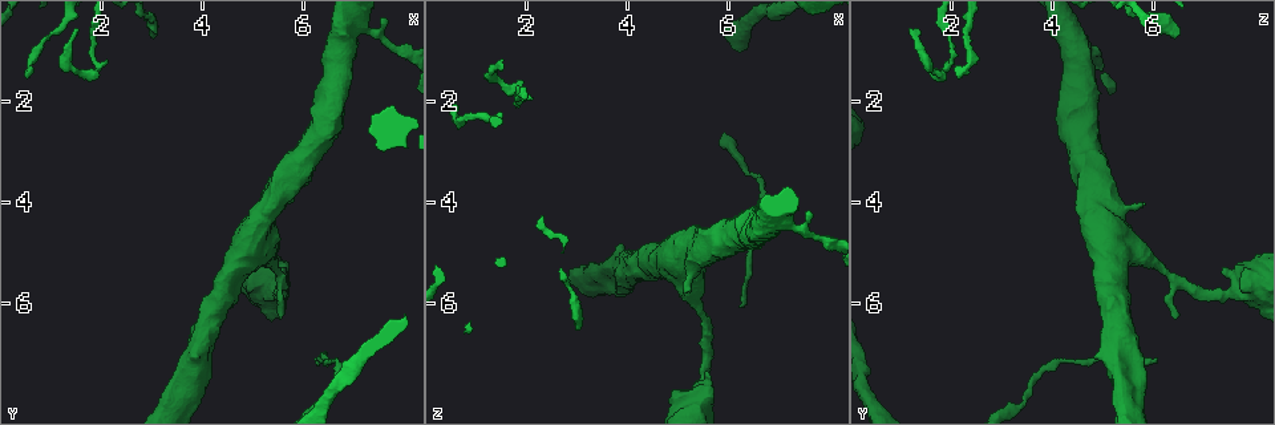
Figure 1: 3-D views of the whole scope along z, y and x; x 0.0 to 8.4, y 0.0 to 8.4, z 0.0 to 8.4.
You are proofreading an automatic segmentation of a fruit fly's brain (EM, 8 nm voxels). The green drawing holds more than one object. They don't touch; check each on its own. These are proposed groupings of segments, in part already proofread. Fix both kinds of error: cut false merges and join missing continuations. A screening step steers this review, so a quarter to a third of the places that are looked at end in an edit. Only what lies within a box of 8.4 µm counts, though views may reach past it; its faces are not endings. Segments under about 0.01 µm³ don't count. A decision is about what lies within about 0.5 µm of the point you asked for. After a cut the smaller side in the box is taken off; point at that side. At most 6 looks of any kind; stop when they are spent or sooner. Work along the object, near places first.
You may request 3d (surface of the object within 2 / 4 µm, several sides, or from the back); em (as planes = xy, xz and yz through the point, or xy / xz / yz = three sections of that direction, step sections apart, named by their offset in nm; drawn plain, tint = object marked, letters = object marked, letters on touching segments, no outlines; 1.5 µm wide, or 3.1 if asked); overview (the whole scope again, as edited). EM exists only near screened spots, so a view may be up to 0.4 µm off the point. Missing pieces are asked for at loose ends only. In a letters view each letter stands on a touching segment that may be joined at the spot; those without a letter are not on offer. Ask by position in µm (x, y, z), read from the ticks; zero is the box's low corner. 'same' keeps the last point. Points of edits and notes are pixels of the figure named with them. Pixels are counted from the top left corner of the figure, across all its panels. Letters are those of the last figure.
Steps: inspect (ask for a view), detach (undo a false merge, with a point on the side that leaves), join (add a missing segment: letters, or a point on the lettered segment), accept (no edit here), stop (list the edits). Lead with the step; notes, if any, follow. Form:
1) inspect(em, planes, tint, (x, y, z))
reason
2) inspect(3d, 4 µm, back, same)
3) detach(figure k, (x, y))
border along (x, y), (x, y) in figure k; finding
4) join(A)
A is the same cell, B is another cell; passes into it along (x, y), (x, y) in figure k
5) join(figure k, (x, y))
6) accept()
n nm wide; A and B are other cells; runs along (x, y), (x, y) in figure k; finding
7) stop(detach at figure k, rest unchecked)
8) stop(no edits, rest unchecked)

inspect(3d, 2 µm, (5.15, 4.00, 5.80))
free end

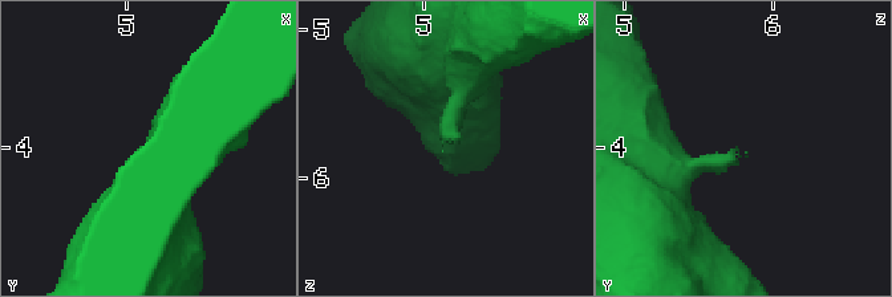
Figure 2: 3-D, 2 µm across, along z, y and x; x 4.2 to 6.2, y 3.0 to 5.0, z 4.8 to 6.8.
inspect(em, yz, step 4, letters, (5.18, 4.02, 5.72))

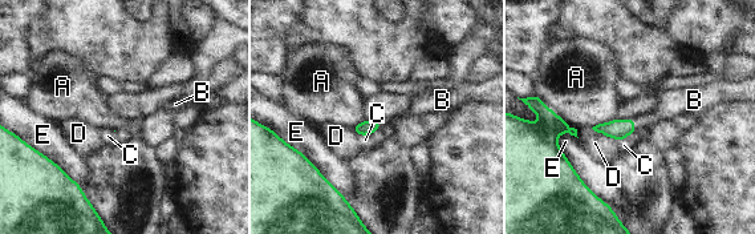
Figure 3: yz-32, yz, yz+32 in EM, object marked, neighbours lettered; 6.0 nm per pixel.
inspect(em, planes, letters, same)
cut it another way

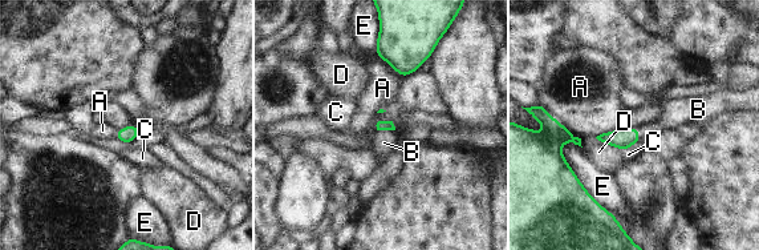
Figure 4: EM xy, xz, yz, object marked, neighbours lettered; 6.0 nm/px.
join(B)
B is the same cell, A, C, D and E are other cells; passes into it along (381, 125), (386, 129), (384, 142) in figure 4; the cell continues

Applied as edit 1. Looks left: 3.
inspect(overview)

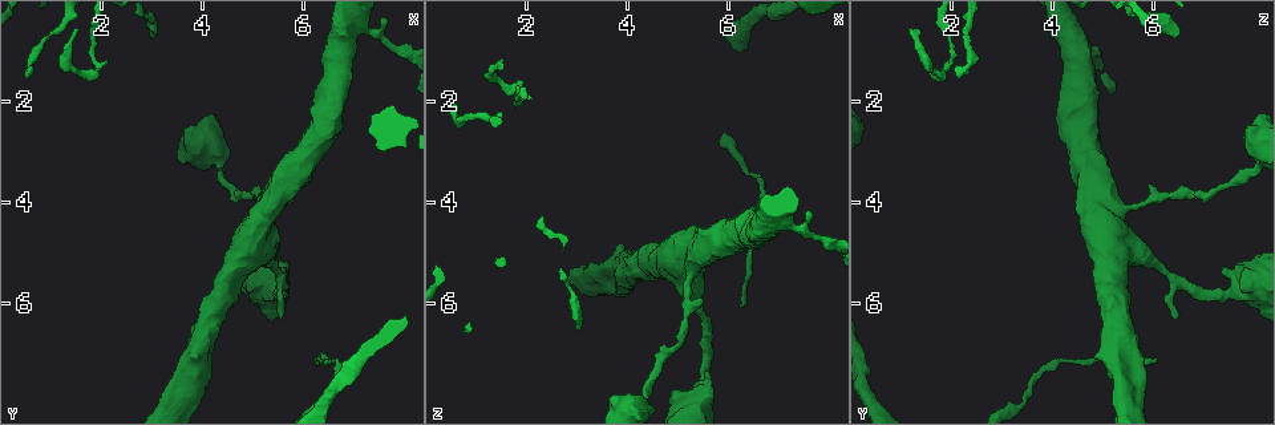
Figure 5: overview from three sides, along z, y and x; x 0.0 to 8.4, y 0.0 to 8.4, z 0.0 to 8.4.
inspect(3d, 4 µm, (5.60, 6.25, 6.50))
branch stops here

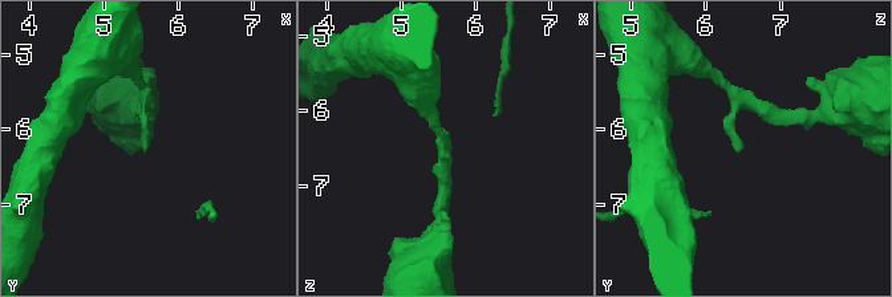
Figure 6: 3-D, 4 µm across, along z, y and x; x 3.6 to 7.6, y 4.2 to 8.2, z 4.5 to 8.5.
inspect(em, planes, letters, (5.55, 6.35, 6.45))

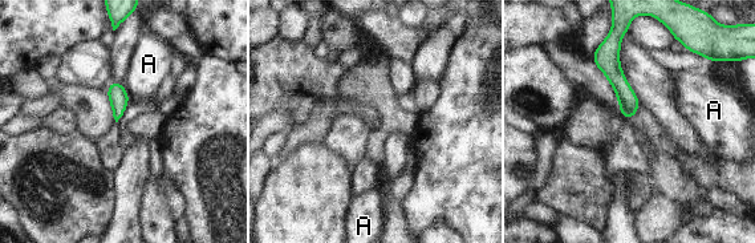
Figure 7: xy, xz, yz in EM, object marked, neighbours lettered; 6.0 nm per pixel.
accept()
A is another cell; border along (122, 84), (129, 97) in figure 7; no lettered segment goes on from it

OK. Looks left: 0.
stop(join at figure 4, rest unchecked)

